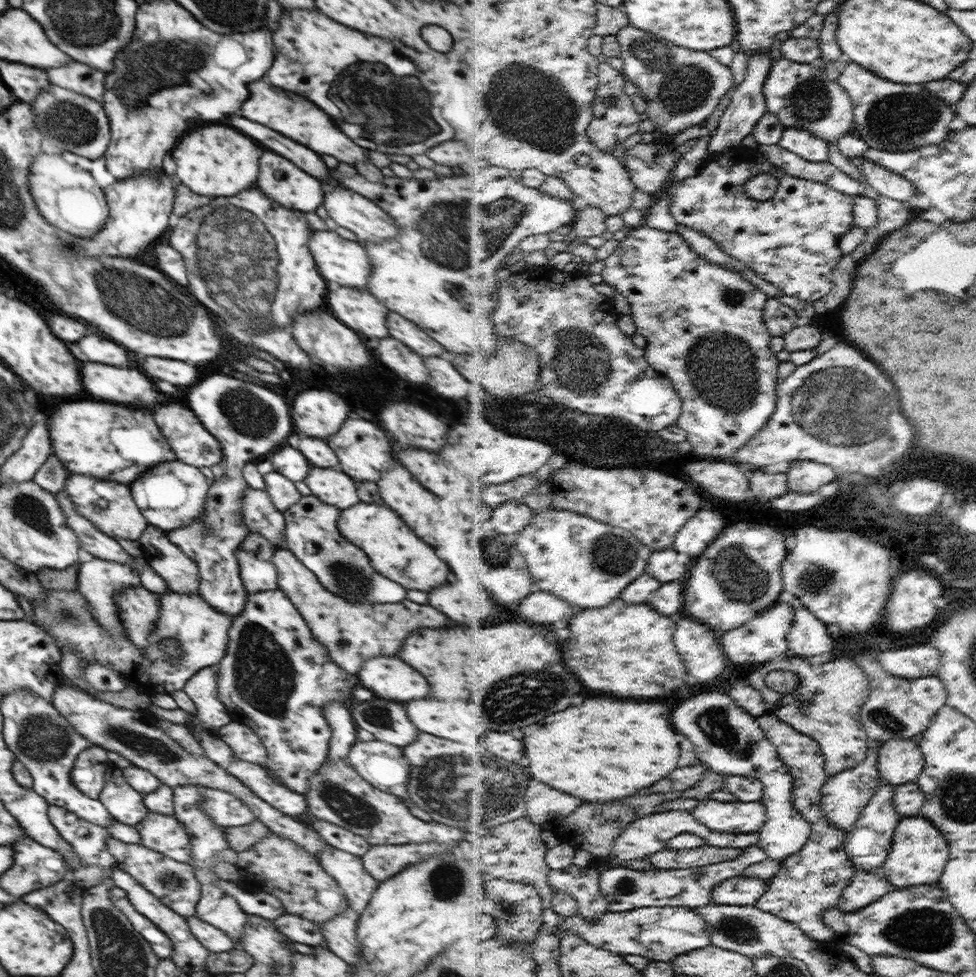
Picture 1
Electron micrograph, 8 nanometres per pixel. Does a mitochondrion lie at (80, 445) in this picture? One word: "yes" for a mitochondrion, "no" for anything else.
no

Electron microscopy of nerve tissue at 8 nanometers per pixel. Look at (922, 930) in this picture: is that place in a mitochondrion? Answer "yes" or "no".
yes

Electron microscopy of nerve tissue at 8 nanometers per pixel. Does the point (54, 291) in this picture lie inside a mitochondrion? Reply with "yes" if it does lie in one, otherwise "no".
no

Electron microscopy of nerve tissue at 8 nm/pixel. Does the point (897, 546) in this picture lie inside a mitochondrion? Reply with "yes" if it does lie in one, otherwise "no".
no

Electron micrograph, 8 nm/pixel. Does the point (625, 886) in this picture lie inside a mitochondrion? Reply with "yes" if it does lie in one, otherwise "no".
no

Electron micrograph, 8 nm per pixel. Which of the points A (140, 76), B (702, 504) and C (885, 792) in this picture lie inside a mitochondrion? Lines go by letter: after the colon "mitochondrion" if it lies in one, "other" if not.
A: mitochondrion
B: other
C: other

